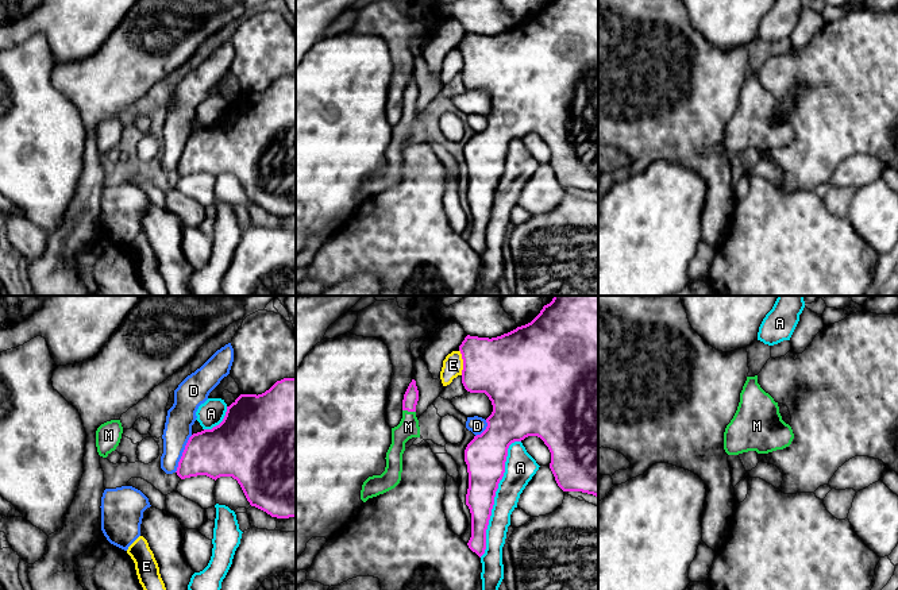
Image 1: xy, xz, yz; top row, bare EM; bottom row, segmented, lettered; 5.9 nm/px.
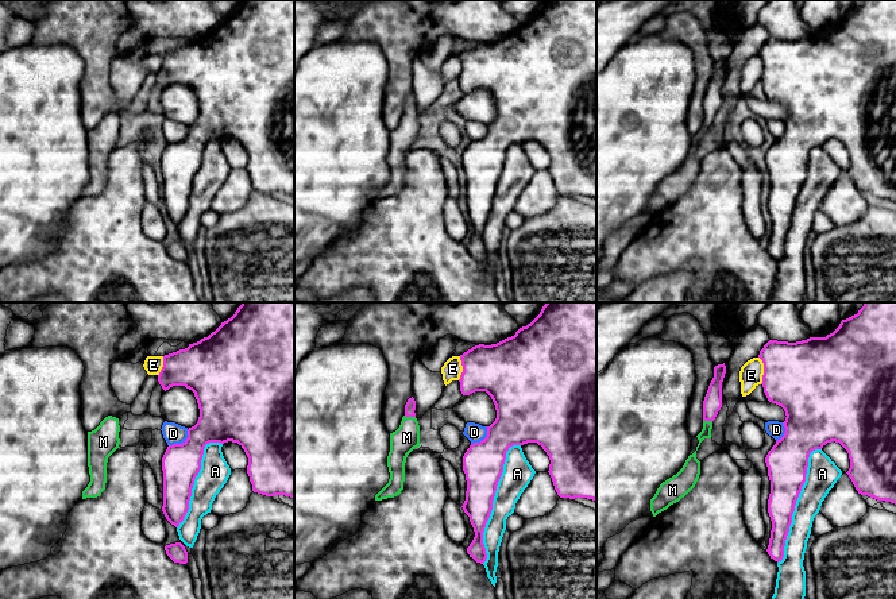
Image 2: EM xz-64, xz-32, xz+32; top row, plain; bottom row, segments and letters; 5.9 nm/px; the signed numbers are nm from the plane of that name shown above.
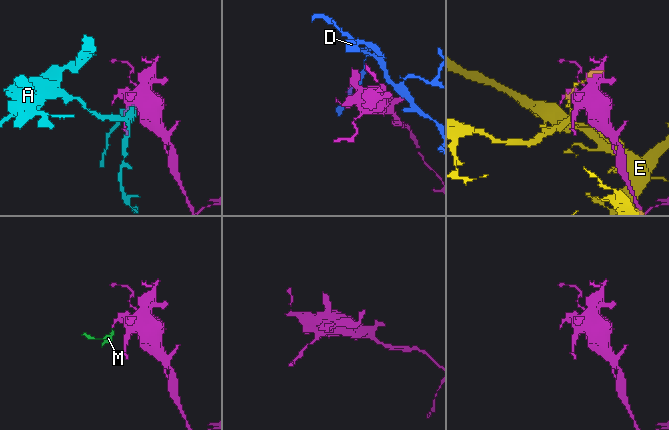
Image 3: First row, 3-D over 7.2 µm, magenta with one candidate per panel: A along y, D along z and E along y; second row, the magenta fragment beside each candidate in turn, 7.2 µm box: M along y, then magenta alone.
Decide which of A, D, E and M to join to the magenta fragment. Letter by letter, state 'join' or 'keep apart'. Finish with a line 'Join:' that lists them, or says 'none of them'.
A: keep apart
D: keep apart
E: keep apart
M: join
Join: M

